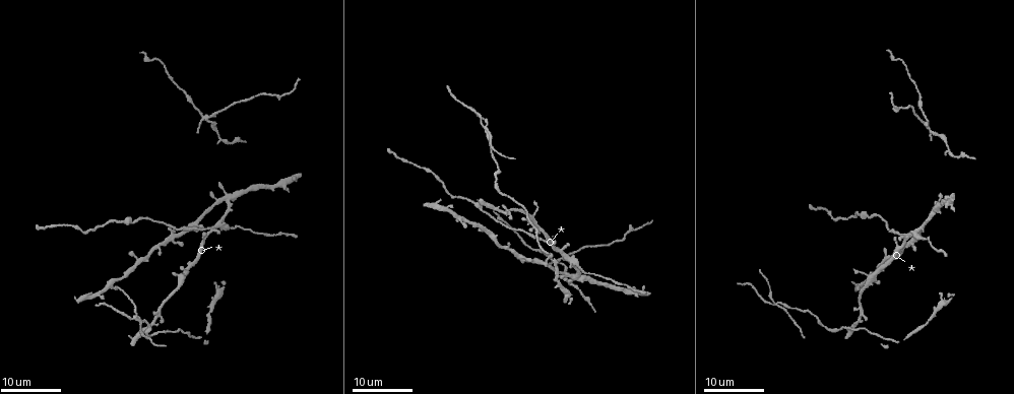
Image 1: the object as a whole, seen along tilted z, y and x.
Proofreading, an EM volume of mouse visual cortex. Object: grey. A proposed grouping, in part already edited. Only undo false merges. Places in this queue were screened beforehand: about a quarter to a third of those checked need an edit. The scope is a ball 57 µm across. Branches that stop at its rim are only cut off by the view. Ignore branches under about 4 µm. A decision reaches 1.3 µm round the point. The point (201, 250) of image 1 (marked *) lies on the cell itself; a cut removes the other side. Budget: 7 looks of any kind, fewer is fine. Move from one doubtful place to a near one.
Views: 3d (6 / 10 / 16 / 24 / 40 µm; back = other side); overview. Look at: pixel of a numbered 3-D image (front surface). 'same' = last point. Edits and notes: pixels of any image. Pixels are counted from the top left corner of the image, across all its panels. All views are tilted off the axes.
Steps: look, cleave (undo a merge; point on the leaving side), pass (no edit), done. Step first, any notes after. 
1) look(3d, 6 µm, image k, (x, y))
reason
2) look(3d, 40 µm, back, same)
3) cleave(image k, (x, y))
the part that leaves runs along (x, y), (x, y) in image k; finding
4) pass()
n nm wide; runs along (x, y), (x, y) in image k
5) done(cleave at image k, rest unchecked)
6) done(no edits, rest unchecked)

look(3d, 16 µm, image 1, (949, 152))
three arms meet

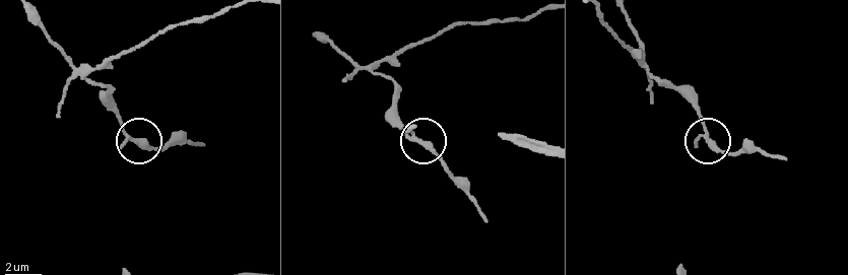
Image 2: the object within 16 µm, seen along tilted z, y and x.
look(3d, 10 µm, image 2, (130, 139))

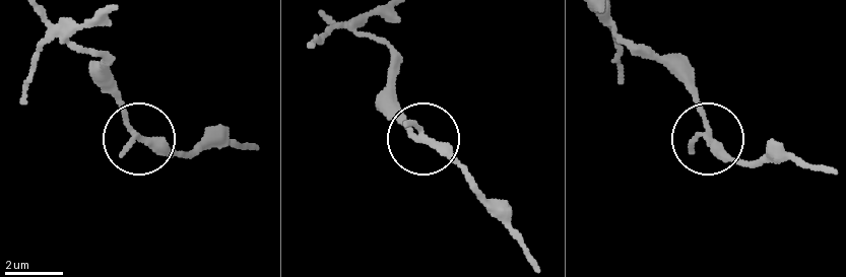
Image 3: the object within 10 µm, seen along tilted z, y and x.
look(3d, 10 µm, back, image 3, (711, 137))

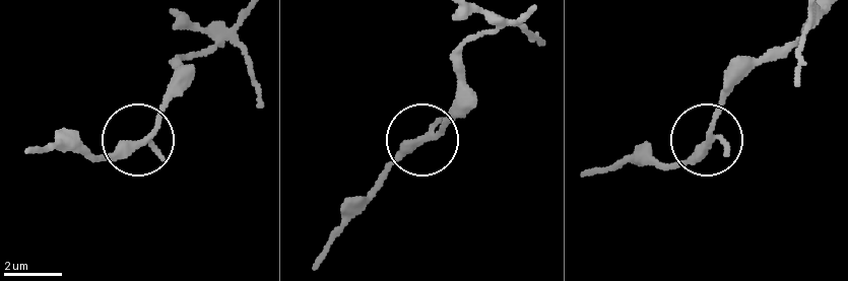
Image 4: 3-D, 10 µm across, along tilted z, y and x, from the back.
pass()
continuous, no second cell

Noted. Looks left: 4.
look(3d, 16 µm, image 1, (212, 229))
thin arm on a thick one

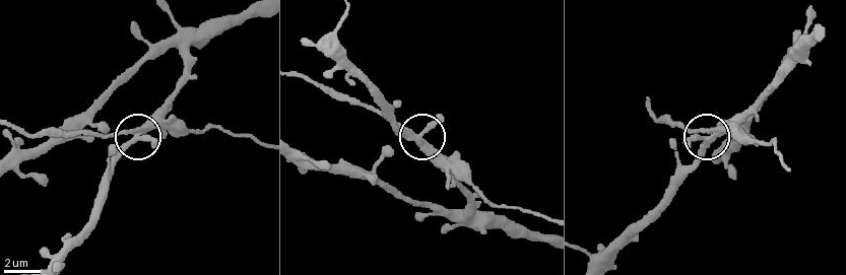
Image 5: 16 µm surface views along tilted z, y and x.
look(3d, 10 µm, image 5, (131, 131))

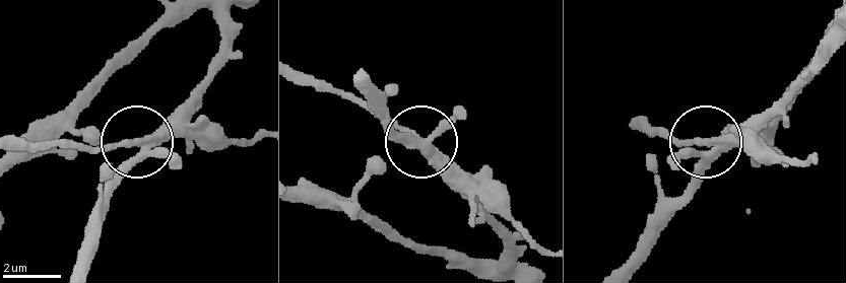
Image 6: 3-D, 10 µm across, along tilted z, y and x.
pass()
4 arms; runs along (374, 102), (382, 121), (417, 142), (356, 95) in image 6; one cell here

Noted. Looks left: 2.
look(3d, 16 µm, image 1, (208, 118))
side arm on a straight run

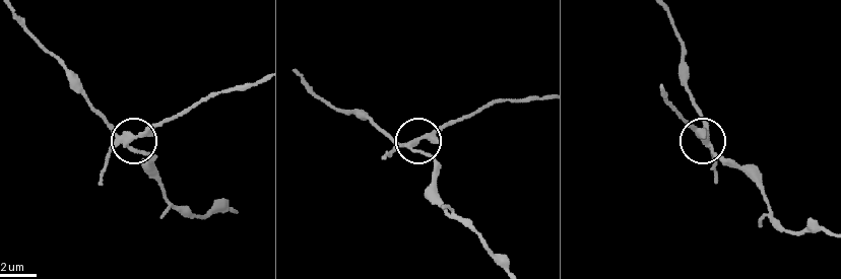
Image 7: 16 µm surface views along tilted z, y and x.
look(3d, 10 µm, image 7, (132, 136))

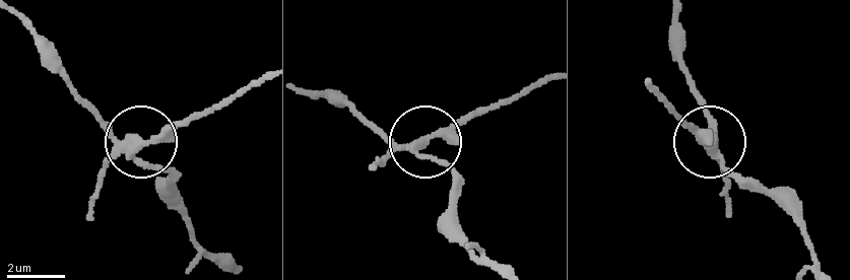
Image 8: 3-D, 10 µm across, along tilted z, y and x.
cleave(image 8, (162, 135))
300 nm wide; the part that leaves runs along (127, 146), (153, 142), (261, 84) in image 8; a second cell is stuck on

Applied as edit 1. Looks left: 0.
done(cleave at image 8, rest unchecked)

